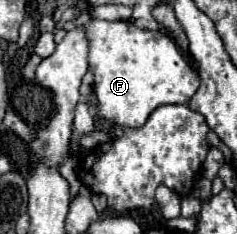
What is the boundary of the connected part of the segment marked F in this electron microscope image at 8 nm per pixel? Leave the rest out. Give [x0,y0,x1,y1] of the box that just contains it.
[83,18,199,128]

